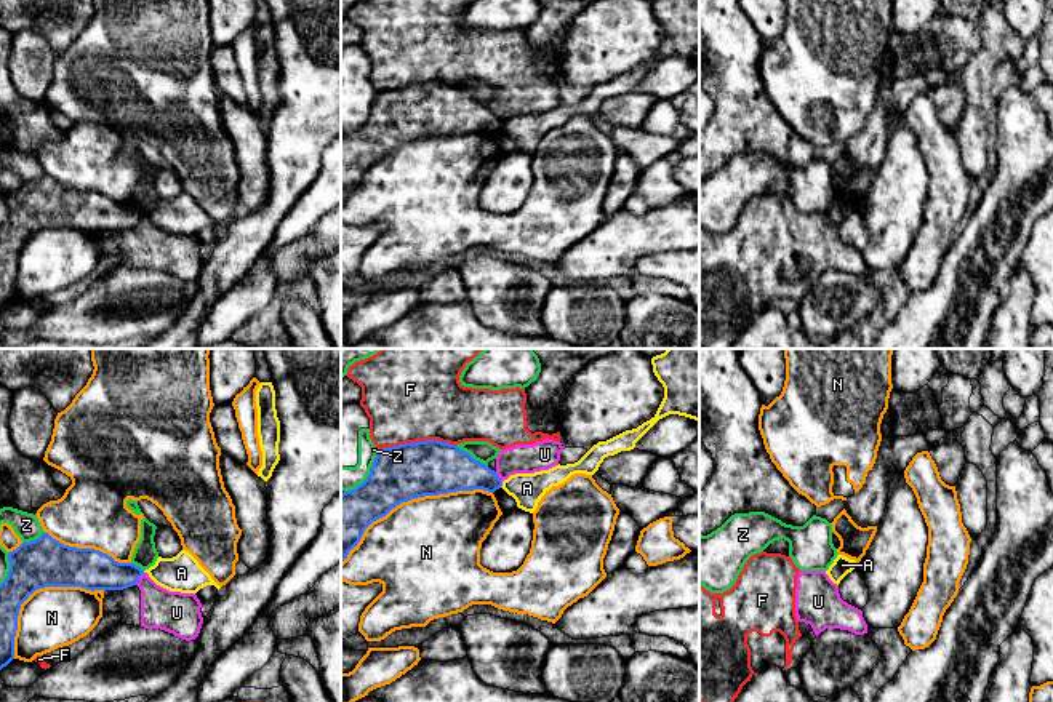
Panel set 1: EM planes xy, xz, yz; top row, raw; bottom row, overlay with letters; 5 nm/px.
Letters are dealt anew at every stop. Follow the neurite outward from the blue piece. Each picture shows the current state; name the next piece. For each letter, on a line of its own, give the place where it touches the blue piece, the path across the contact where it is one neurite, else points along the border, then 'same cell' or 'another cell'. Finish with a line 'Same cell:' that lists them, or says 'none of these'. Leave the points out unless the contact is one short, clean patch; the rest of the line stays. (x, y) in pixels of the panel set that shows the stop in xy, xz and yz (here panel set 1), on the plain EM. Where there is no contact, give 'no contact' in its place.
A: meets blue in xz at (501, 127); border along xz (503, 123), (500, 128); another cell
F: meets blue in xz at (416, 83); another cell
N: meets blue in xz at (412, 139); another cell
U: meets blue in xy at (138, 221); border along xy (144, 215), (135, 226); another cell
Z: meets blue in xz at (469, 96); another cell
Same cell: none of these

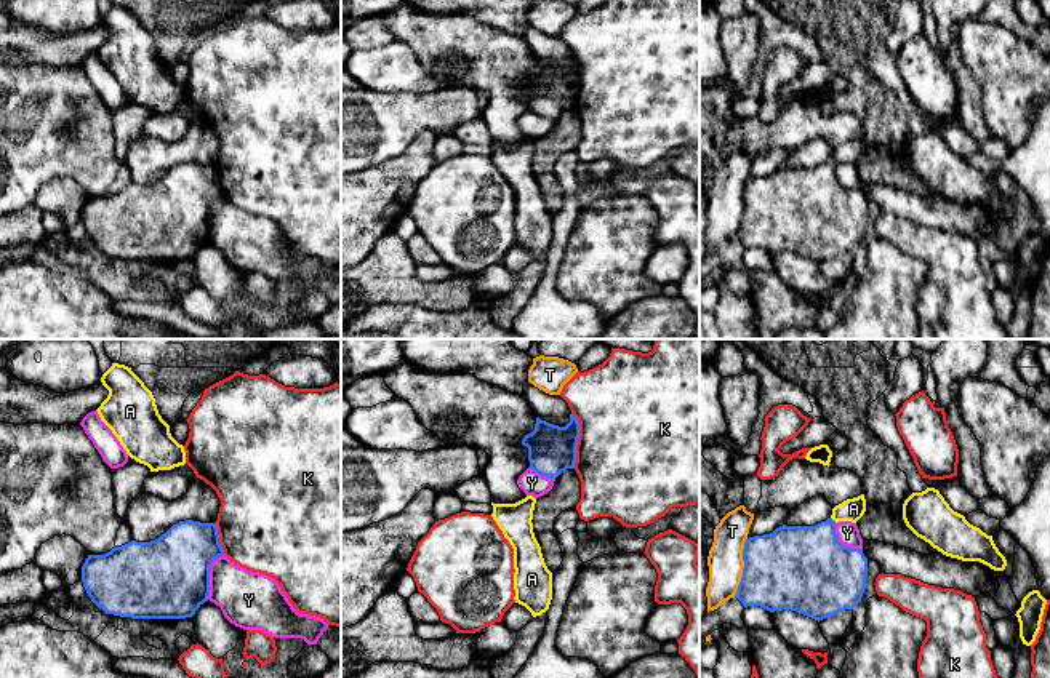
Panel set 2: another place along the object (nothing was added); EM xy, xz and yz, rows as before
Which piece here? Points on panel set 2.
A: meets blue in yz at (833, 162); runs through yz (809, 205), (833, 162), (841, 154), (853, 151); same cell
K: meets blue in xz at (577, 82); another cell
T: meets blue in yz at (743, 210); border along yz (746, 179), (743, 218), (733, 239); another cell
Y: meets blue in xy at (208, 218); another cell
Same cell: A

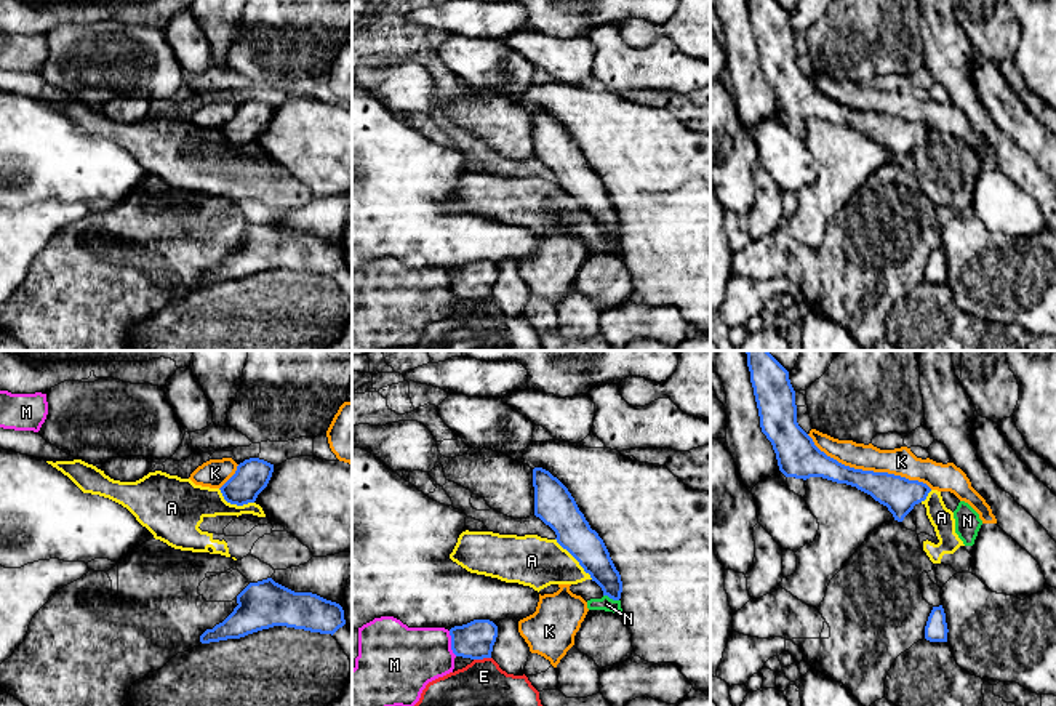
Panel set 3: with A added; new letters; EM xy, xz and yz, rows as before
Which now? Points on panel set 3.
A: meets blue in xz at (575, 199); border along xz (556, 180), (592, 220); another cell
E: meets blue in xz at (482, 300); another cell
K: meets blue in yz at (869, 112); same cell
M: meets blue in xz at (452, 285); another cell
N: meets blue in xz at (612, 239); border along xz (604, 236), (618, 242); another cell
Same cell: K

